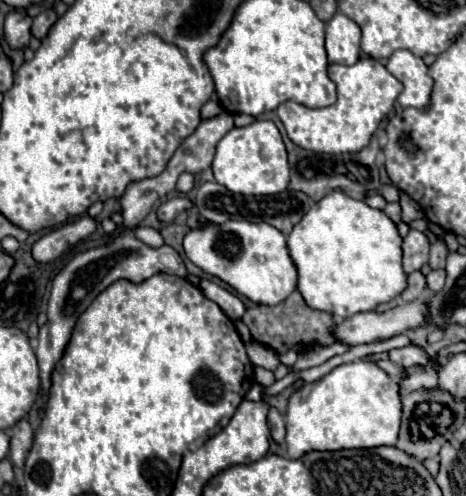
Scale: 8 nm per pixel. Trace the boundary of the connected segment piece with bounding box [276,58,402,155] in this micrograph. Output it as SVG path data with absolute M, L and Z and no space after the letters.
M360 58L352 66L330 64L328 76L338 88L336 104L308 108L296 102L284 102L276 110L278 118L282 120L288 138L304 150L333 155L360 152L360 148L370 144L372 134L394 108L402 84L374 58Z

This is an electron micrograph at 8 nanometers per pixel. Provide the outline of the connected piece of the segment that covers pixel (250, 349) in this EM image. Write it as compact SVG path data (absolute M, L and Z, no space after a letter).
M248 342L246 344L246 352L248 352L248 358L254 366L260 366L260 368L266 368L266 370L274 370L280 360L278 360L278 354L272 352L272 348L264 346L264 344L258 344L258 342Z

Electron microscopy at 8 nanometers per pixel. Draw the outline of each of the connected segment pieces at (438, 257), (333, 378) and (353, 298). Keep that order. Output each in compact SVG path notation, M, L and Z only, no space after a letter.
M438 240L436 244L432 244L430 248L430 266L432 268L444 268L446 264L446 258L448 258L448 246L444 240Z
M356 360L330 370L312 384L294 392L286 412L286 448L290 458L312 450L394 446L400 434L400 384L372 360Z
M334 190L316 202L312 210L294 226L288 236L288 250L298 268L298 290L306 304L322 312L332 312L338 320L374 310L378 304L400 296L408 286L406 272L402 270L402 238L396 224L382 210L370 208L364 200L354 200L340 190Z

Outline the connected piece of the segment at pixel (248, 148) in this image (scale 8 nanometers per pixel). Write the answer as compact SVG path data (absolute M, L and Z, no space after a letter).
M256 120L250 126L230 130L216 146L216 156L212 162L214 178L218 184L226 186L230 192L264 196L278 194L288 186L288 158L282 136L274 122Z

